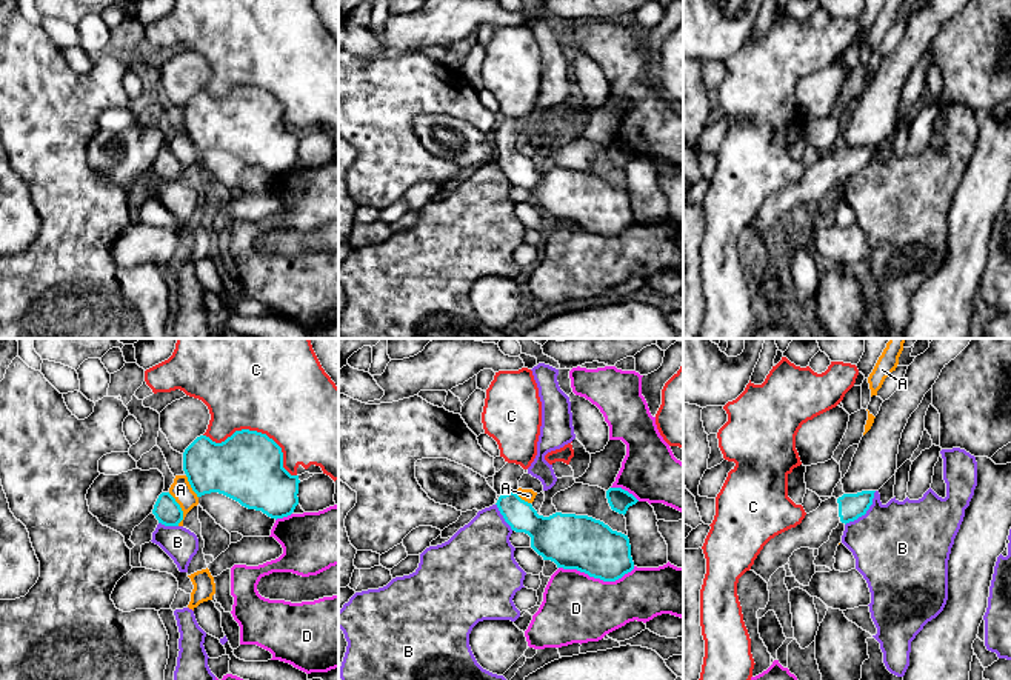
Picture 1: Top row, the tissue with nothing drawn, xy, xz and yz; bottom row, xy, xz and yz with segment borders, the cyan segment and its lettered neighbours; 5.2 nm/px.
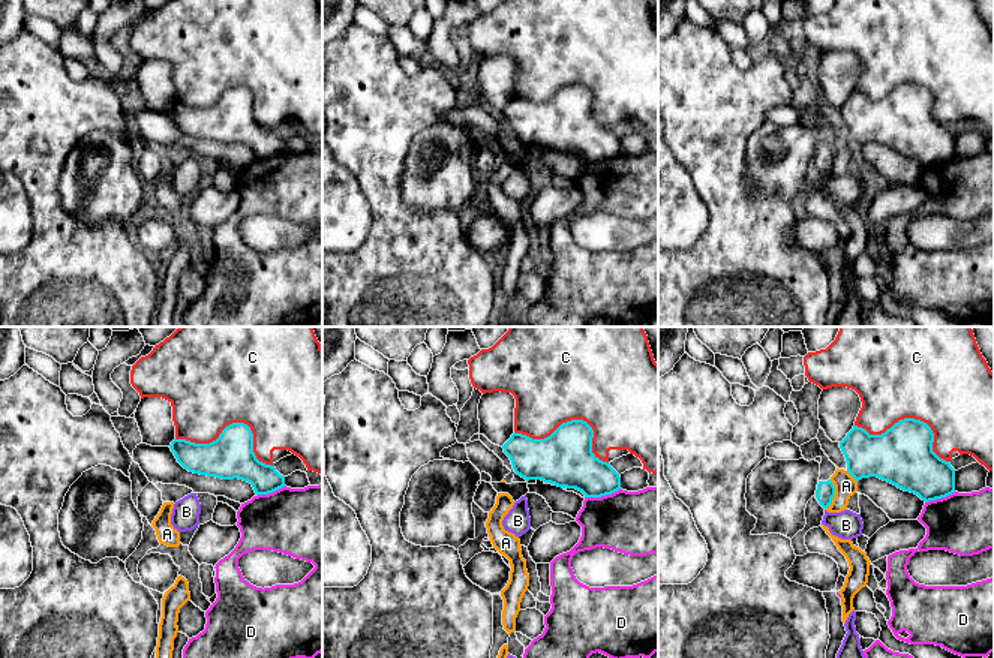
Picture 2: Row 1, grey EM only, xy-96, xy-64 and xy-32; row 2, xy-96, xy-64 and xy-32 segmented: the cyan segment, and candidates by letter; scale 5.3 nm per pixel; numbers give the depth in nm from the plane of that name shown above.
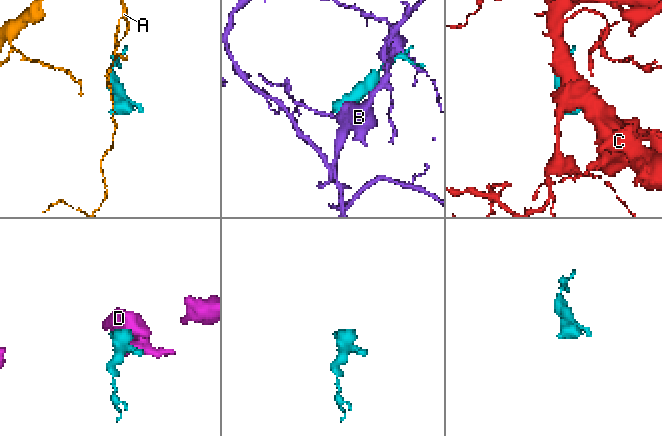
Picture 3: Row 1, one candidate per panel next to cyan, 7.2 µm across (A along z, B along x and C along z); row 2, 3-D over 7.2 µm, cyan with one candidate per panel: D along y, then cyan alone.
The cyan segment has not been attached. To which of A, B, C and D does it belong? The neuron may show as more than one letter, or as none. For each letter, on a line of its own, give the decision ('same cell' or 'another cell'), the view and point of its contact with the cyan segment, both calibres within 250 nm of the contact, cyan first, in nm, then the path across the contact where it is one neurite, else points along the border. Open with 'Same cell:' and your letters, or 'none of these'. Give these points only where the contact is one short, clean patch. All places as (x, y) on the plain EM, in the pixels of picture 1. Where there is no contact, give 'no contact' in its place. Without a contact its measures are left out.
Same cell: none of these
A: another cell; contact xy (180, 165); calibres 140 and 110 nm
B: another cell; contact yz (865, 168); calibres 140 and 480 nm
C: another cell; contact xy (256, 86); calibres 360 and 480 nm
D: another cell; contact xz (597, 233); calibres 280 and 360 nm

